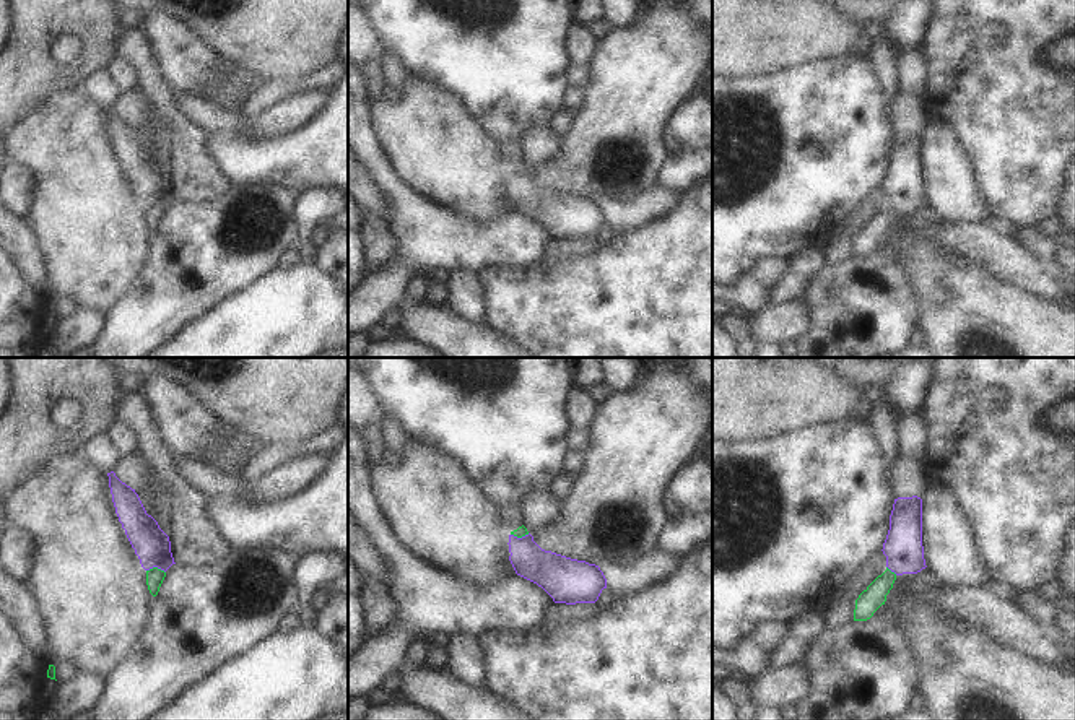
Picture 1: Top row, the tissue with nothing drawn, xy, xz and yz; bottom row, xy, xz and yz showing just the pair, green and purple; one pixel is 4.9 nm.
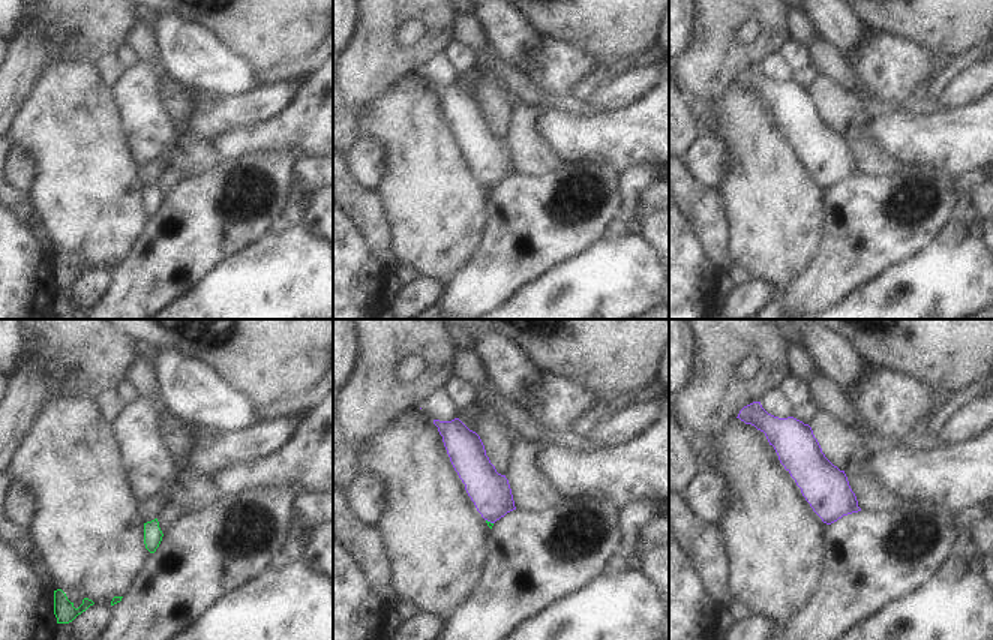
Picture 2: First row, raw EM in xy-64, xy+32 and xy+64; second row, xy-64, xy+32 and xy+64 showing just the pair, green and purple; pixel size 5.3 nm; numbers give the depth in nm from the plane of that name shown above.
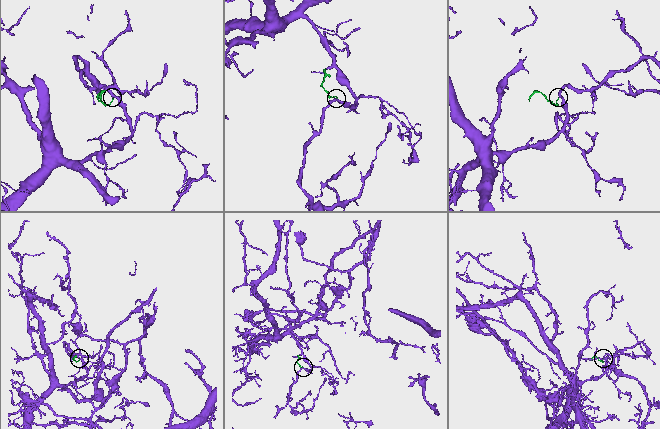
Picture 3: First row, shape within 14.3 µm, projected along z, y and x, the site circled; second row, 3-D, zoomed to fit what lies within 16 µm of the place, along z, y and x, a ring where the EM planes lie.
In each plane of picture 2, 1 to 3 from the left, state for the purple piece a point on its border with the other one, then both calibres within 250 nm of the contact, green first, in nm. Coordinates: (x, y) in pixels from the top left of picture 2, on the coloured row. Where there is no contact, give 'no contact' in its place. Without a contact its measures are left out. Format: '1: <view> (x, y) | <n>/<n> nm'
1: no contact
2: xy+32 (489, 522) | 20/220 nm
3: no contact

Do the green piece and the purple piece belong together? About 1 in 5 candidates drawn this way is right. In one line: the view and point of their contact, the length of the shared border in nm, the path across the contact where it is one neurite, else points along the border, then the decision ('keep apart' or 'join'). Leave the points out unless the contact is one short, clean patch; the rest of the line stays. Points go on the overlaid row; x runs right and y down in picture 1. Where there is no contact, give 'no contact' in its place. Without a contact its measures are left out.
xy (156, 568) | 100 nm | along xy (147, 569), (158, 568), (165, 572) | keep apart

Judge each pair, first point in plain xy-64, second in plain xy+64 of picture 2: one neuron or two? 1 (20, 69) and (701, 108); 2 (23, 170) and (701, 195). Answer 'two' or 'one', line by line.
1: two
2: two

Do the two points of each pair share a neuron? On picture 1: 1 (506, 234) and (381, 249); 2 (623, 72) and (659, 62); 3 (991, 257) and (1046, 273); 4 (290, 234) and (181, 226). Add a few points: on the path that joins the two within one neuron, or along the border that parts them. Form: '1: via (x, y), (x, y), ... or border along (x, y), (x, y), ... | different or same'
1: border along (389, 221), (397, 259), (373, 268) | different
2: via (631, 72), (648, 72), (651, 69) | same
3: via (1004, 257), (1033, 273) | same
4: via (262, 252), (239, 255), (225, 251), (208, 251) | same

